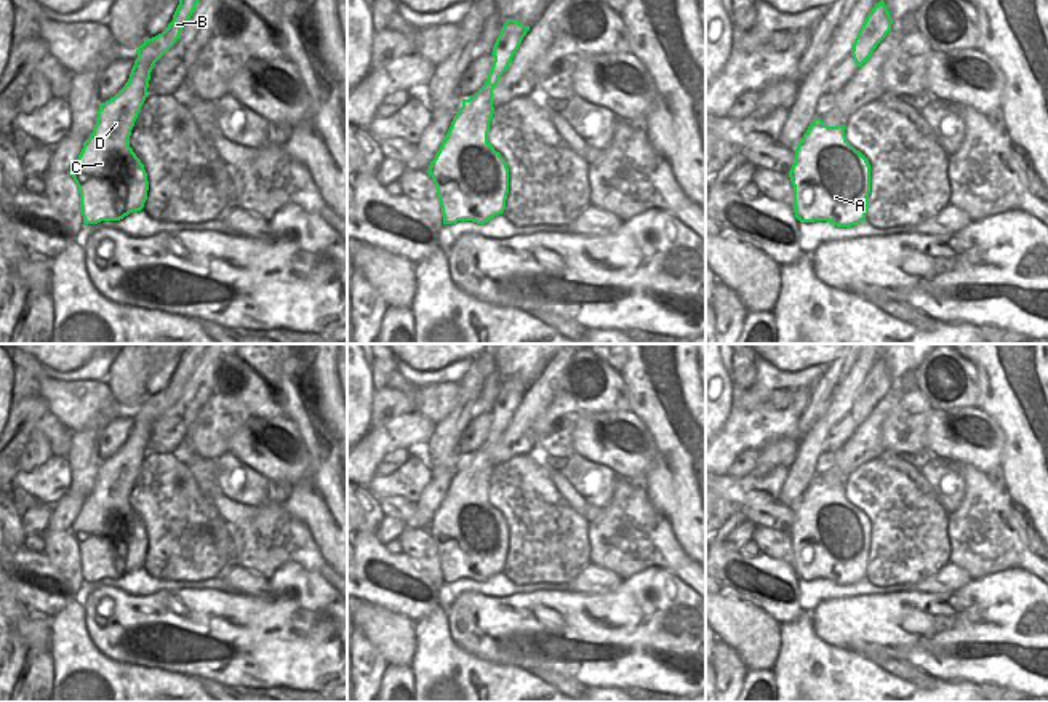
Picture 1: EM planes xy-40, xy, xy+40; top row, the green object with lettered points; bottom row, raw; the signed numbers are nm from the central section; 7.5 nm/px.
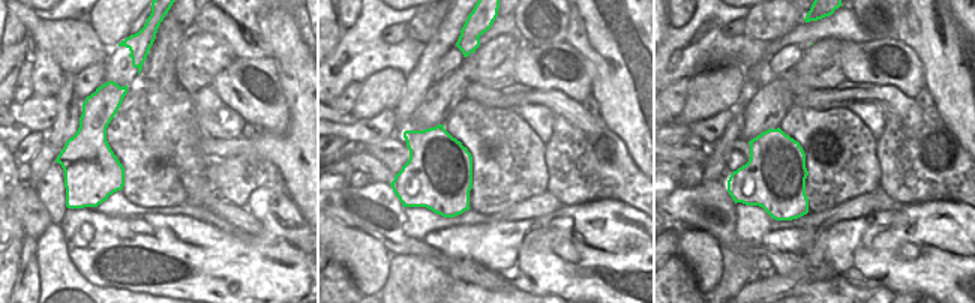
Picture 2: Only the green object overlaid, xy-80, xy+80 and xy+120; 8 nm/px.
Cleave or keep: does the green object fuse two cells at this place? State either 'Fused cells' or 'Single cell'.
Fused cells.

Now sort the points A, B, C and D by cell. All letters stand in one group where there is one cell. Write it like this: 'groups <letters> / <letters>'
groups A C D / B

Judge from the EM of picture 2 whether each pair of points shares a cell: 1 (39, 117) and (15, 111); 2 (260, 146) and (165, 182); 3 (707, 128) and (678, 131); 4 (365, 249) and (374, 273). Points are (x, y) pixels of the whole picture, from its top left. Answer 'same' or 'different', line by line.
1: same
2: different
3: same
4: same

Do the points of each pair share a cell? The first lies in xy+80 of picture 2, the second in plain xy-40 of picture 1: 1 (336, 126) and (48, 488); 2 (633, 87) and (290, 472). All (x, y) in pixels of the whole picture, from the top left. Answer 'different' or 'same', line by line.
1: same
2: different

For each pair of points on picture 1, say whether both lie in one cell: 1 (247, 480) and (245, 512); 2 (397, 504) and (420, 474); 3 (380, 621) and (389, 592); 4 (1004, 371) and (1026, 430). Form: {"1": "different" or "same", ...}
{"1": "different", "2": "different", "3": "different", "4": "same"}

